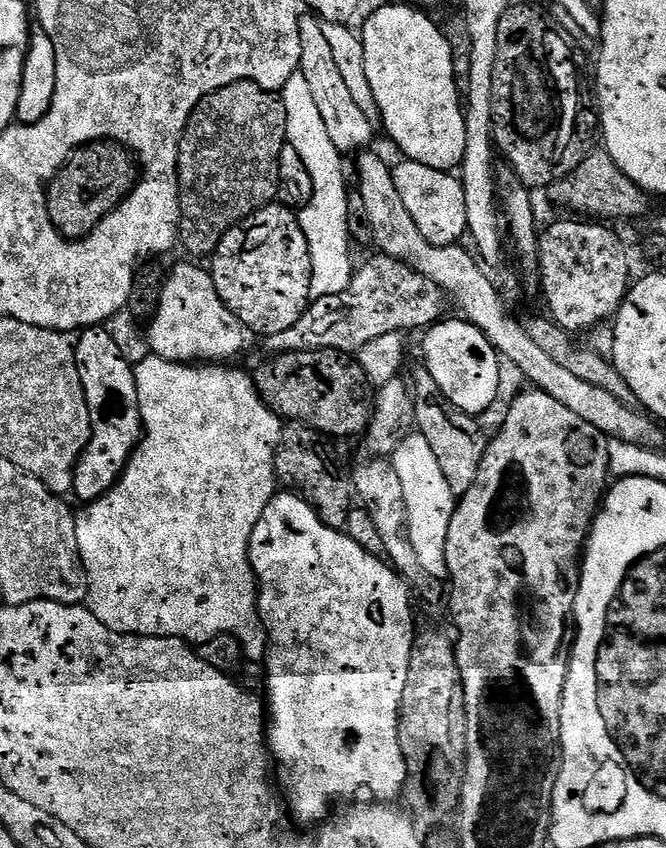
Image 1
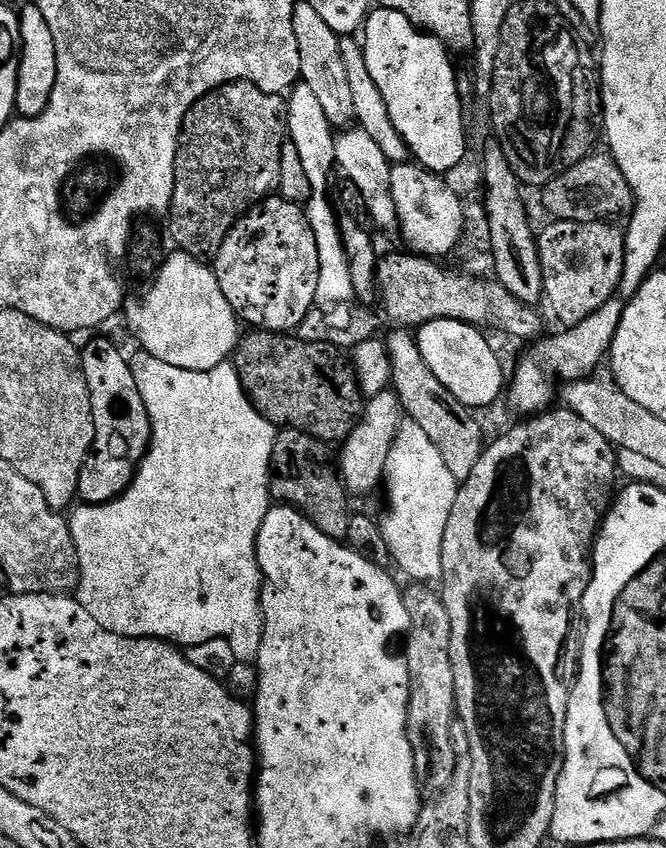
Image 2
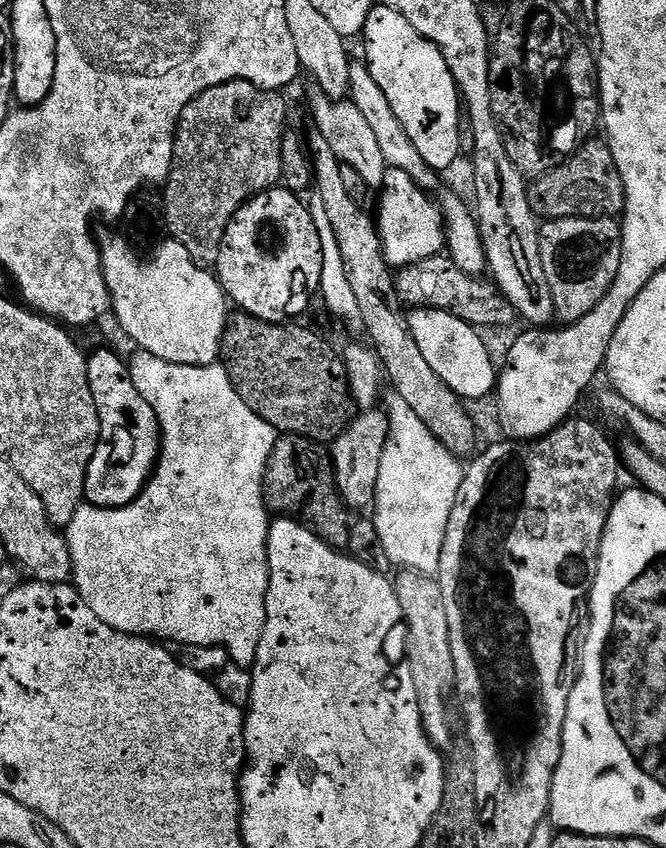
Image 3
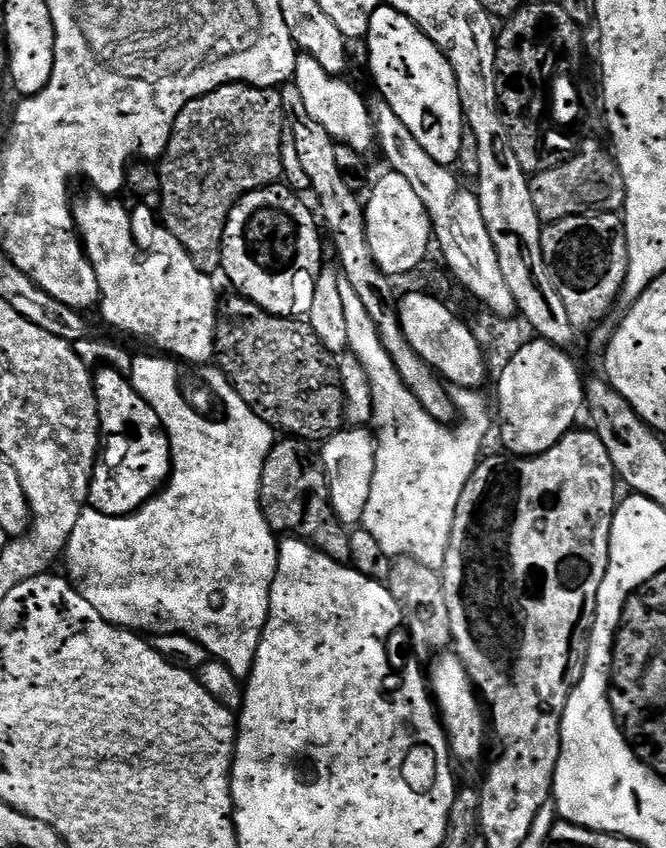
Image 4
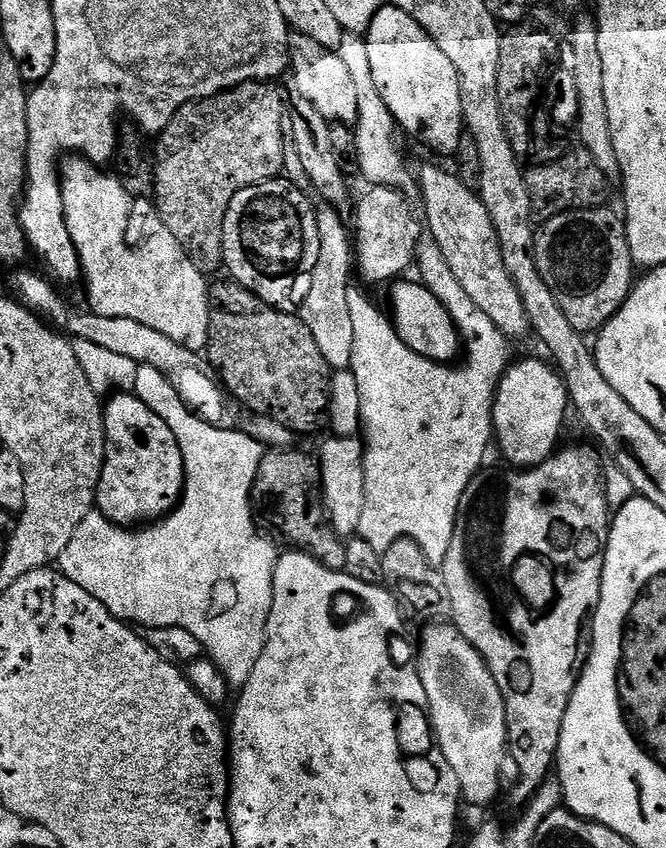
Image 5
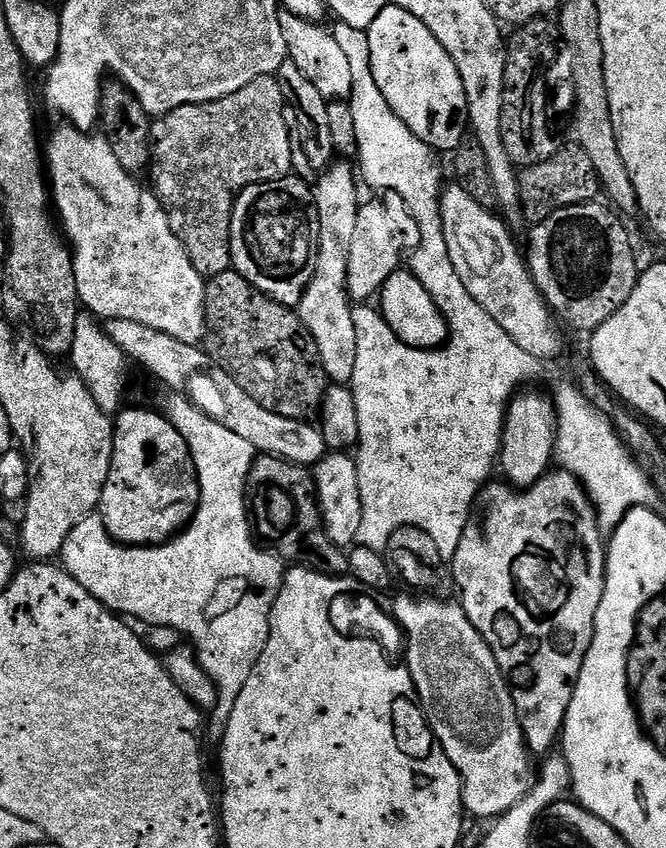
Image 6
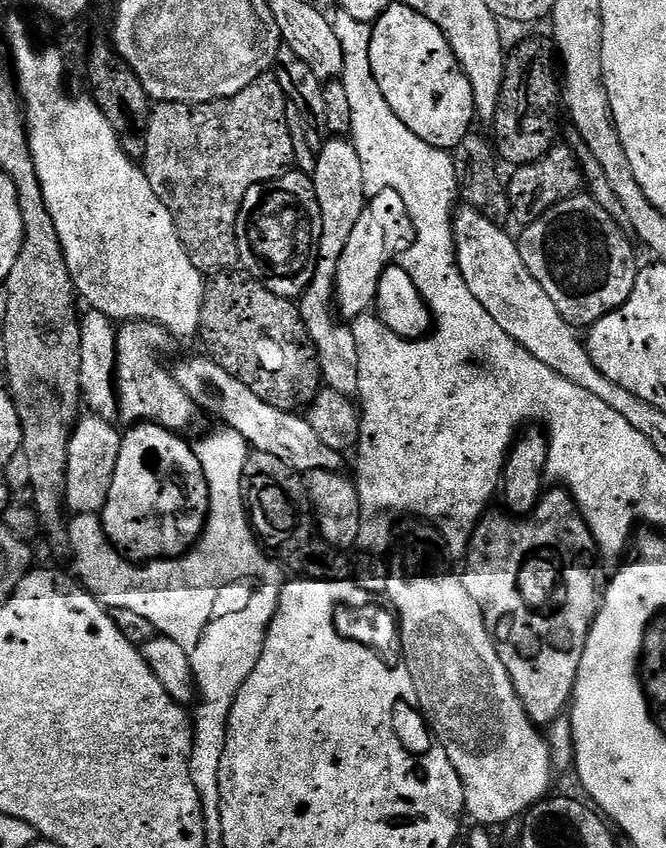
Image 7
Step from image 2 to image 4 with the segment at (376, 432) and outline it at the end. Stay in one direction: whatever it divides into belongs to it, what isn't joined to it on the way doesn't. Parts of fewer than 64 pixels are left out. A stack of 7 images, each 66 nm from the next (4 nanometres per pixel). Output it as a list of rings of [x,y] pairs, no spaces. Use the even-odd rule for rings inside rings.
[[[345,426],[338,434],[334,434],[328,440],[323,441],[319,449],[320,461],[326,470],[326,478],[330,486],[330,502],[334,506],[334,514],[346,526],[356,526],[363,521],[366,514],[366,502],[370,502],[370,486],[374,482],[374,470],[376,469],[376,434],[371,427],[353,428]]]

